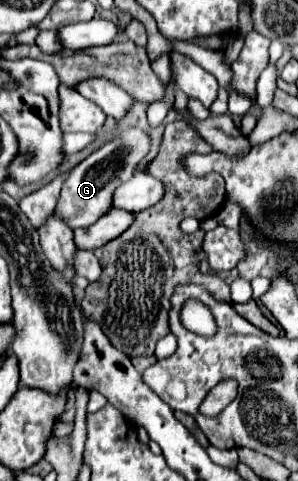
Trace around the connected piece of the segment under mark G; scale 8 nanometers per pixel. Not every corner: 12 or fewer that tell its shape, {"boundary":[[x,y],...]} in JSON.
{"boundary":[[128,130],[74,166],[56,206],[94,224],[132,178],[150,140]]}

